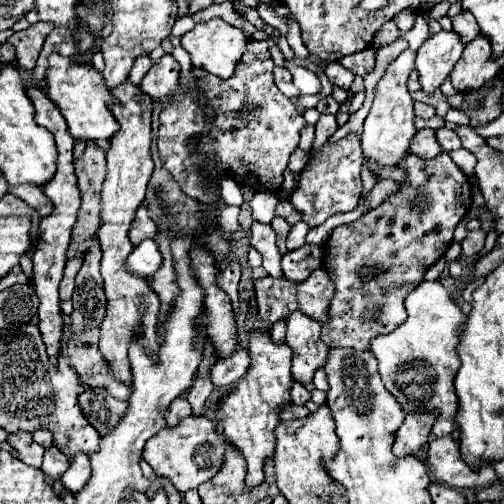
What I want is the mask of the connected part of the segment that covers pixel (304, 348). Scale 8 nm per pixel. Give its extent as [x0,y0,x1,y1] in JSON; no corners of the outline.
[286,311,328,381]

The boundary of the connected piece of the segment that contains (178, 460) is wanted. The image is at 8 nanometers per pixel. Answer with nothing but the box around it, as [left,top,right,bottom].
[144,417,224,493]

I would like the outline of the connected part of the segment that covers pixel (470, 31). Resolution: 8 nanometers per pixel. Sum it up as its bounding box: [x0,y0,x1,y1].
[452,9,480,43]

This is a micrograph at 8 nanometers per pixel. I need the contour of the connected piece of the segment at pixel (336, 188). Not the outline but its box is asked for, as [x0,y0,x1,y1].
[290,133,362,227]

